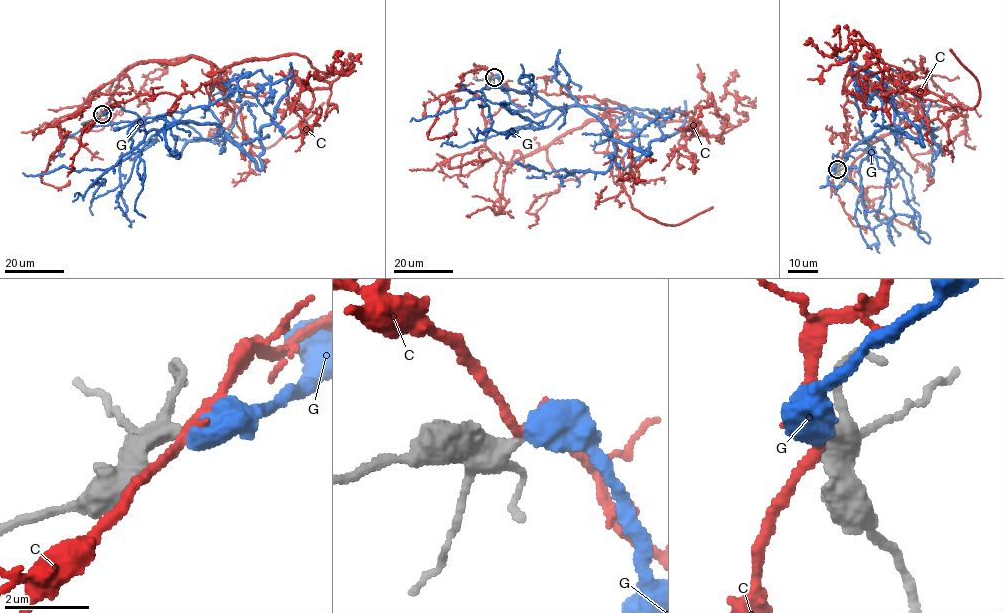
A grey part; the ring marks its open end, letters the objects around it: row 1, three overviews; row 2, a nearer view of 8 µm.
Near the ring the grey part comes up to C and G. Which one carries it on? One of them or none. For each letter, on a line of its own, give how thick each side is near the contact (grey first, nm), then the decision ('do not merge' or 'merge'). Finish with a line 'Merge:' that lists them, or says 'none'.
C: calibres 320 and 220 nm; do not merge
G: calibres 320 and 600 nm; merge
Merge: G

